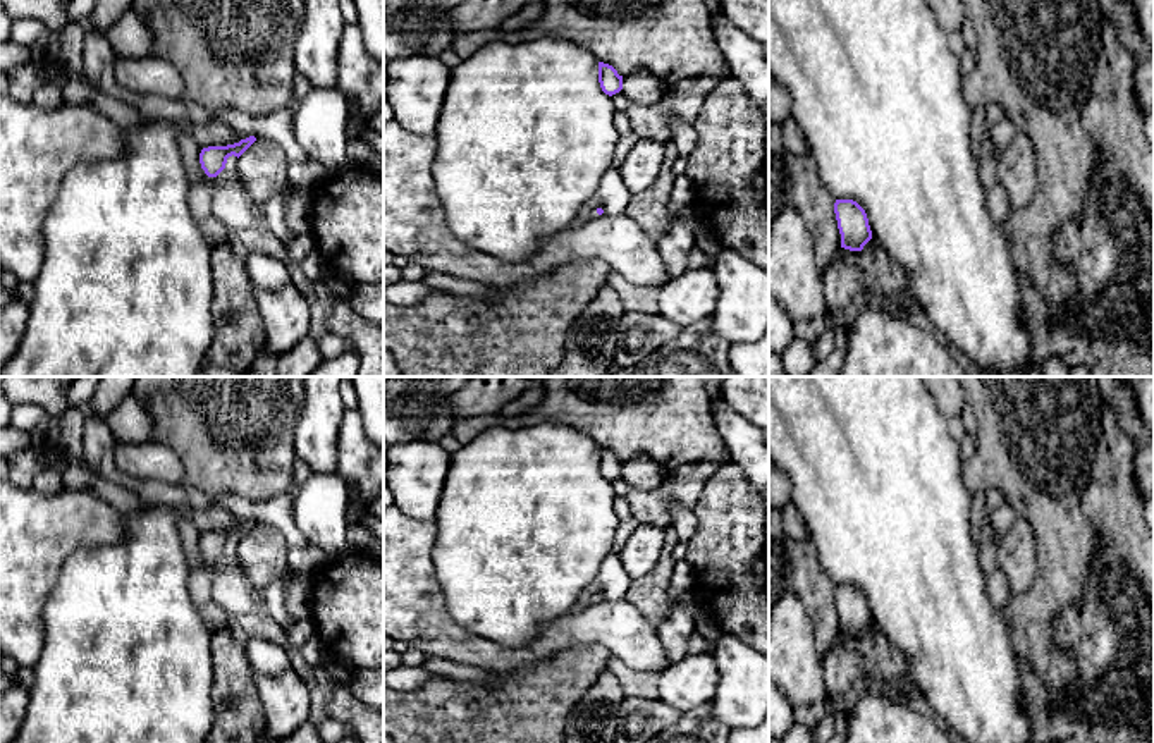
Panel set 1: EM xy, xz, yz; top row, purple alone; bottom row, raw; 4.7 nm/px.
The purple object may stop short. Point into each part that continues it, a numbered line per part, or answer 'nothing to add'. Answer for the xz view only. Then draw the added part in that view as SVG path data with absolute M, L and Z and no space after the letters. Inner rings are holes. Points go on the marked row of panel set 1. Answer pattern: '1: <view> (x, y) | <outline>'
1: xz (585, 214) | M583 206L578 215L573 218L571 222L571 227L581 227L585 225L586 222L590 222L592 218L595 218L598 213L597 213L597 208L590 208L590 206Z

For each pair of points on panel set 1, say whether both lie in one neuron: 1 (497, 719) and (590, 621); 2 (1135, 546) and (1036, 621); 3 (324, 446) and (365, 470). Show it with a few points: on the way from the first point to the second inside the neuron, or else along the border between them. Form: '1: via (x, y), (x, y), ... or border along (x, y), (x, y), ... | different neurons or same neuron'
1: border along (602, 645), (571, 645), (525, 666) | different neurons
2: border along (1098, 547), (1086, 592), (1058, 616) | different neurons
3: border along (344, 413), (339, 423), (336, 473) | different neurons

